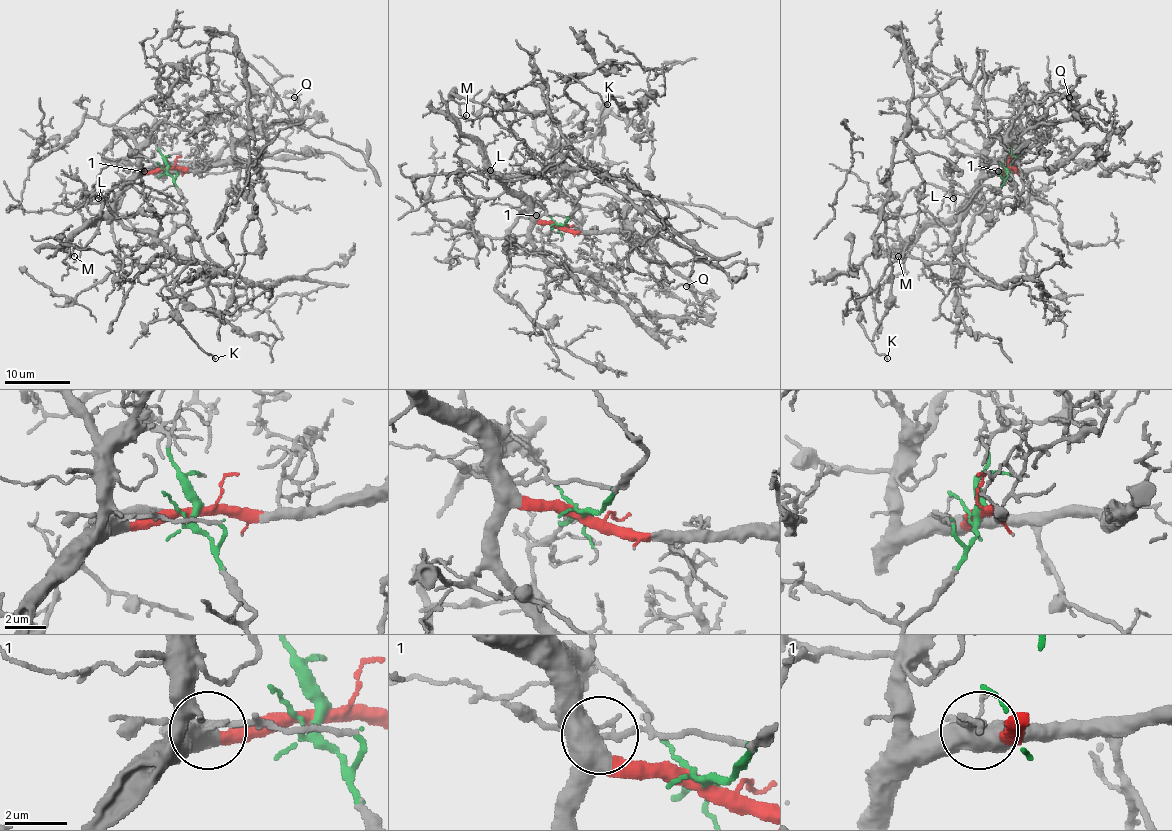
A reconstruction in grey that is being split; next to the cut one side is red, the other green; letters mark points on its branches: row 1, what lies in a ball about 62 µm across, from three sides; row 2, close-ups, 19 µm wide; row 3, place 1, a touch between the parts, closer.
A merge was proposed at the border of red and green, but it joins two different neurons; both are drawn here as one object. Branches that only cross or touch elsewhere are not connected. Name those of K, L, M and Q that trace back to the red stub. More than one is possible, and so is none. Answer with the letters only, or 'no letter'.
K, L, Q

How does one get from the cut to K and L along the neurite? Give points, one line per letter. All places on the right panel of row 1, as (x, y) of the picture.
K: (1008, 168), (985, 178), (953, 231), (918, 212), (904, 254), (858, 298), (866, 337), (887, 359)
L: (1008, 168), (995, 171), (980, 183), (979, 191), (961, 212), (956, 214), (953, 199)

